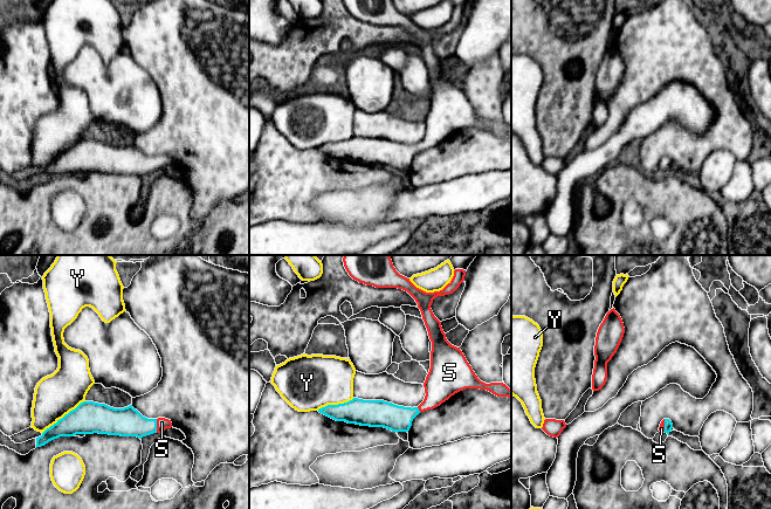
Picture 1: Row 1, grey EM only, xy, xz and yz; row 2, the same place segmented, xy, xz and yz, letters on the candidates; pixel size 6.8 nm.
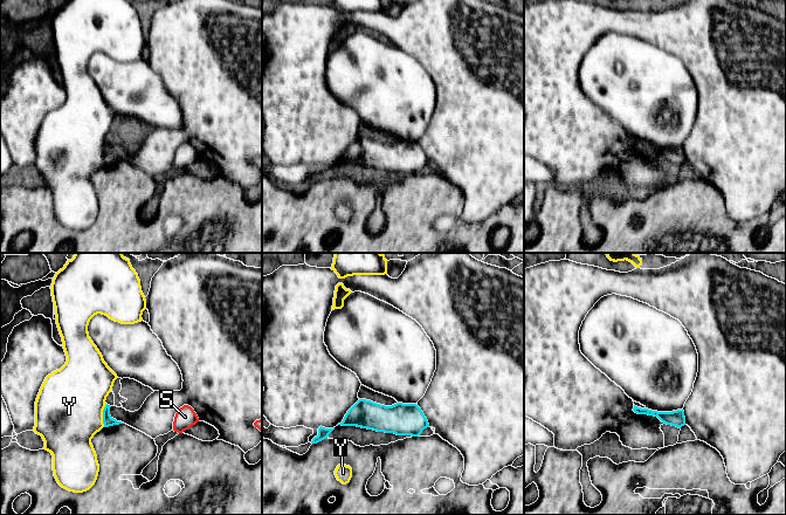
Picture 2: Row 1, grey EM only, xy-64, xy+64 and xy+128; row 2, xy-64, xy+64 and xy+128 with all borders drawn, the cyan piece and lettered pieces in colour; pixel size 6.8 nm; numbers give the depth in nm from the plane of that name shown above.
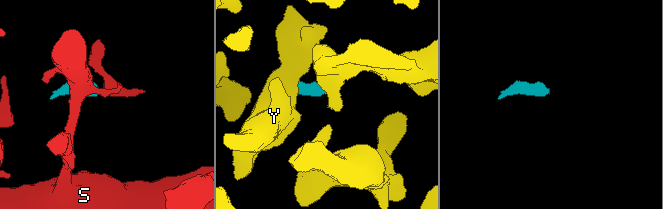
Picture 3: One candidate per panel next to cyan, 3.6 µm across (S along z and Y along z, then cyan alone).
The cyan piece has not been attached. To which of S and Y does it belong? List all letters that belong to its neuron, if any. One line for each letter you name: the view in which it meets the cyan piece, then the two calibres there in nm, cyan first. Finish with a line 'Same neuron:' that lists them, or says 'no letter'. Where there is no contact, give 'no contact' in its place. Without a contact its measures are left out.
S: contact in xy; calibres 200 and 80 nm
Same neuron: S

